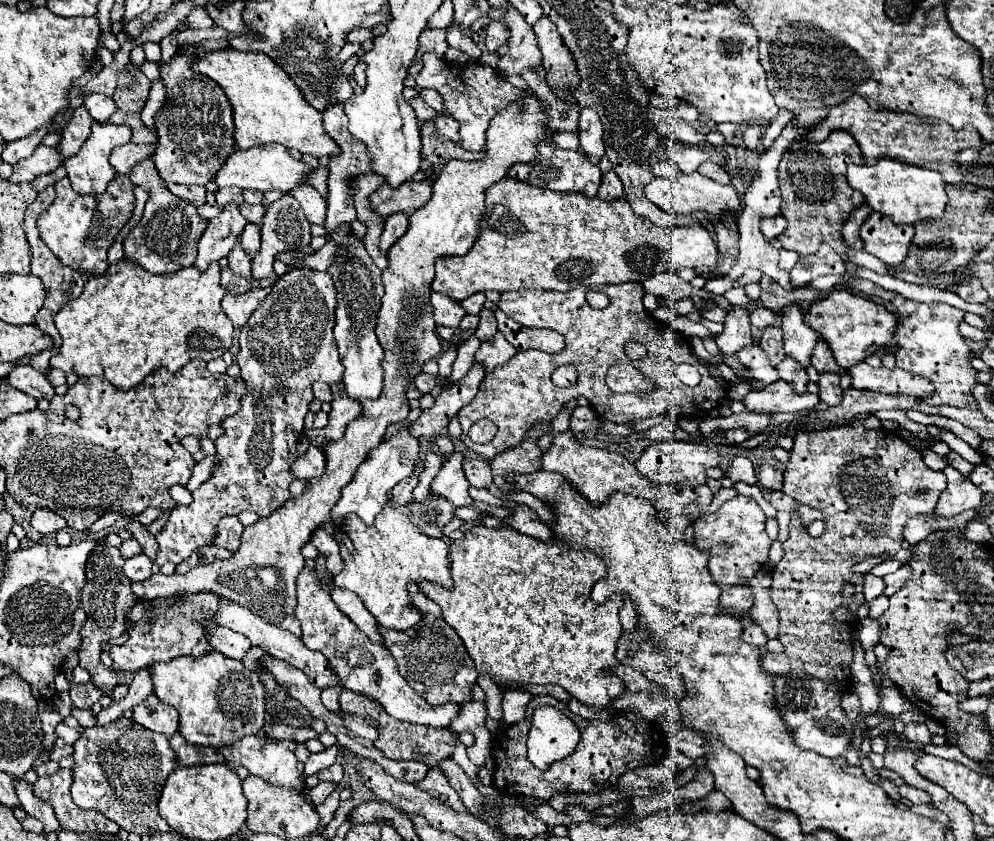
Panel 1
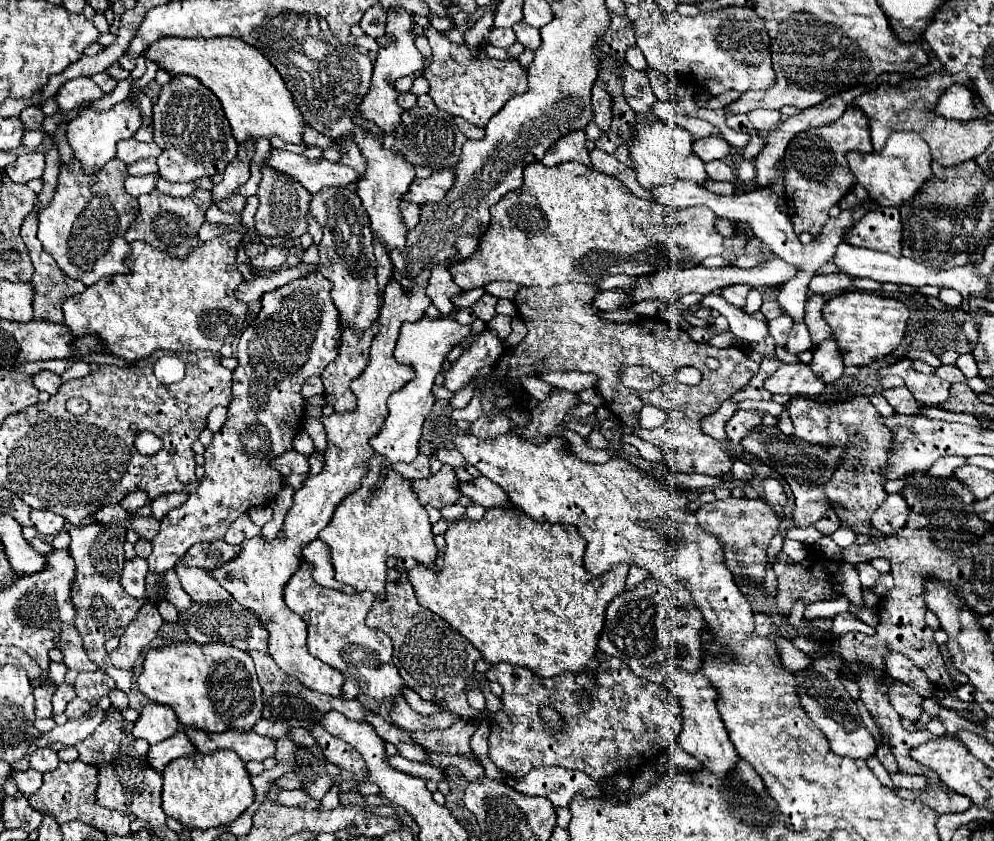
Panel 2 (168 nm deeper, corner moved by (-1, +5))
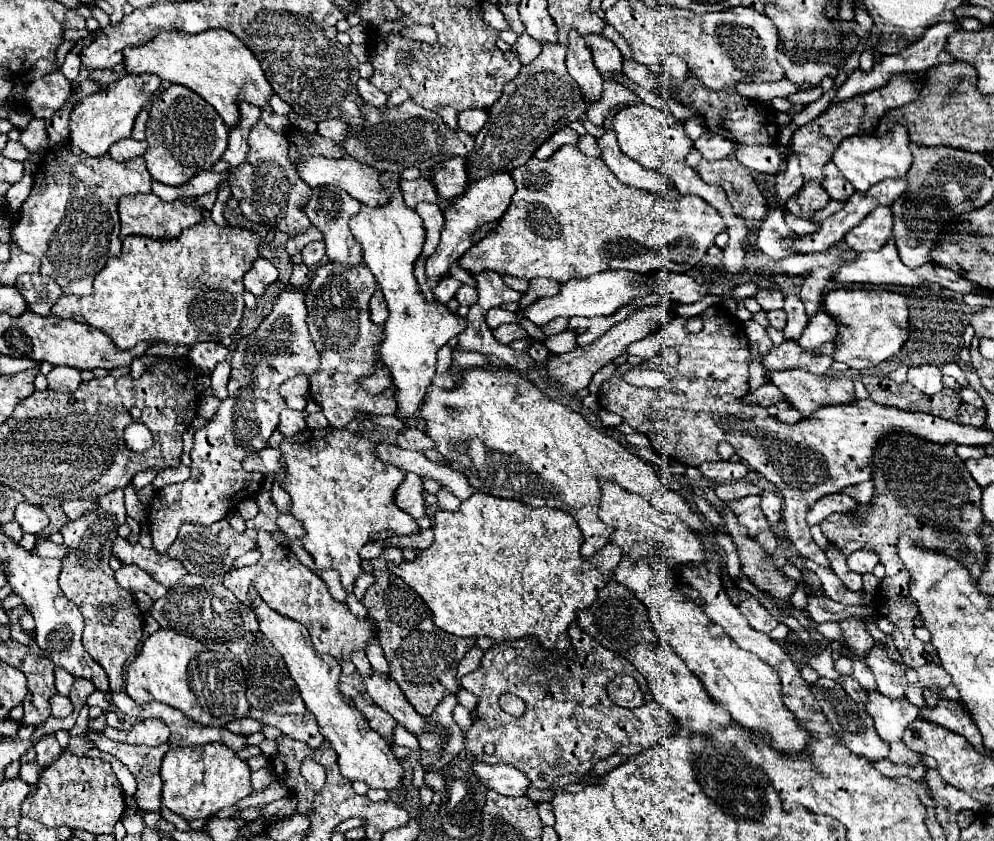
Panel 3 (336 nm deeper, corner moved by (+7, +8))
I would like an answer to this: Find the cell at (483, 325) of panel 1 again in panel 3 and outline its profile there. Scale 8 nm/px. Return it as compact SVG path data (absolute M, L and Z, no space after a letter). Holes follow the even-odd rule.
M462 285L458 291L456 291L456 299L460 305L472 305L476 301L476 289L470 287L470 285Z

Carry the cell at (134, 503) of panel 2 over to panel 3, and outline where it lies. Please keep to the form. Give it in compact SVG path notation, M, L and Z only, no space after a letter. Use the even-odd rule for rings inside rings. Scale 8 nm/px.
M154 469L140 471L140 473L136 473L136 475L134 475L134 479L132 479L132 485L134 485L134 489L138 491L138 489L142 489L142 487L150 485L150 483L154 481L154 477L156 477L156 471L154 471Z

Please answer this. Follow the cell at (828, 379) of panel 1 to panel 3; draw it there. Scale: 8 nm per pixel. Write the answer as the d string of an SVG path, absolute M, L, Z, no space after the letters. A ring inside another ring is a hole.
M820 307L810 317L798 343L808 351L816 351L818 347L822 347L824 343L834 341L834 339L836 339L836 321L832 321L832 317L828 317L828 313L824 313L824 309Z

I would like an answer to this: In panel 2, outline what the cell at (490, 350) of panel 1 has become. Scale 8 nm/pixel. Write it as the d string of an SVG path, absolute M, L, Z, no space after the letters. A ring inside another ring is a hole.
M496 314L496 316L494 316L486 326L498 334L498 338L500 338L500 342L502 342L502 344L506 342L506 338L508 338L508 336L510 336L510 332L512 332L510 316L502 316L502 314Z

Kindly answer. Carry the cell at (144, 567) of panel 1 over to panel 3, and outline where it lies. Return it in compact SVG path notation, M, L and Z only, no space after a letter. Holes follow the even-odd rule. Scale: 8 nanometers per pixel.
M126 565L120 567L116 571L116 581L128 589L130 593L138 593L142 591L148 594L153 600L164 598L168 595L169 590L153 579L148 573L144 573L142 569L138 569L136 565Z

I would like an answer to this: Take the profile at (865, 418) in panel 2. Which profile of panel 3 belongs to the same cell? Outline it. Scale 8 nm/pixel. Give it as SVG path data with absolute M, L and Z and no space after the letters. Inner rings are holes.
M784 369L780 373L768 373L768 377L802 417L812 415L824 405L852 403L856 399L852 379L848 377L816 377L808 369Z

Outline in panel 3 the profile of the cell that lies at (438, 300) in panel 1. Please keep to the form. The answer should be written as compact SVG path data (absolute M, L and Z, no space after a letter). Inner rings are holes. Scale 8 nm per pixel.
M496 173L492 177L484 177L484 179L476 181L476 185L472 185L472 189L468 189L462 197L452 201L452 209L448 209L448 213L444 213L444 227L442 227L440 245L434 251L434 255L428 257L428 261L426 261L426 275L428 275L430 289L434 289L434 285L444 275L450 273L450 263L460 259L472 247L470 235L476 229L480 229L484 223L496 221L506 213L514 193L516 193L516 183L512 181L512 175L510 173Z

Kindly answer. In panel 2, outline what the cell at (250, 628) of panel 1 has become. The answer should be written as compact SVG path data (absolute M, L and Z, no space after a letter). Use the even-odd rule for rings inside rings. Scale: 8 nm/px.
M176 566L182 588L190 594L192 604L220 604L220 600L230 600L232 594L226 592L206 570Z

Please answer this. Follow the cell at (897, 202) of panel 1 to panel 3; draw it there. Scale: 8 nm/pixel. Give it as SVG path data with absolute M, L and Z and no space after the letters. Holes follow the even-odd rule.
M894 125L884 135L852 135L838 145L832 155L832 161L842 171L842 175L854 185L856 191L868 191L872 185L886 177L904 177L912 165L908 131L902 125Z

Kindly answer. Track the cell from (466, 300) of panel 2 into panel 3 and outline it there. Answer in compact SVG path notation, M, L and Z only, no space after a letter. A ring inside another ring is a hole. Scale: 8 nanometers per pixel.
M446 277L446 279L440 281L440 285L436 285L436 289L432 291L432 293L434 293L434 299L440 301L440 303L448 303L448 301L454 297L454 293L458 291L460 285L462 285L462 283L456 281L454 277Z

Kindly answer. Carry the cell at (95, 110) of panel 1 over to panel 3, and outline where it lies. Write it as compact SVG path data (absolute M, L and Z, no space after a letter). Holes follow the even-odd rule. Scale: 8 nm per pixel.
M52 71L32 81L28 89L22 91L22 105L32 113L32 117L48 119L68 101L70 93L70 81L60 71Z

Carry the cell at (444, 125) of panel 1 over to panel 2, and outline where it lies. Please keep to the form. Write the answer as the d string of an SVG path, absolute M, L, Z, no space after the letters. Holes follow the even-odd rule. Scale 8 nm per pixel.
M454 118L454 120L456 120L456 126L460 128L460 132L462 132L466 138L472 138L472 140L484 138L484 128L472 126L470 122L466 122L466 120L462 120L462 118Z

